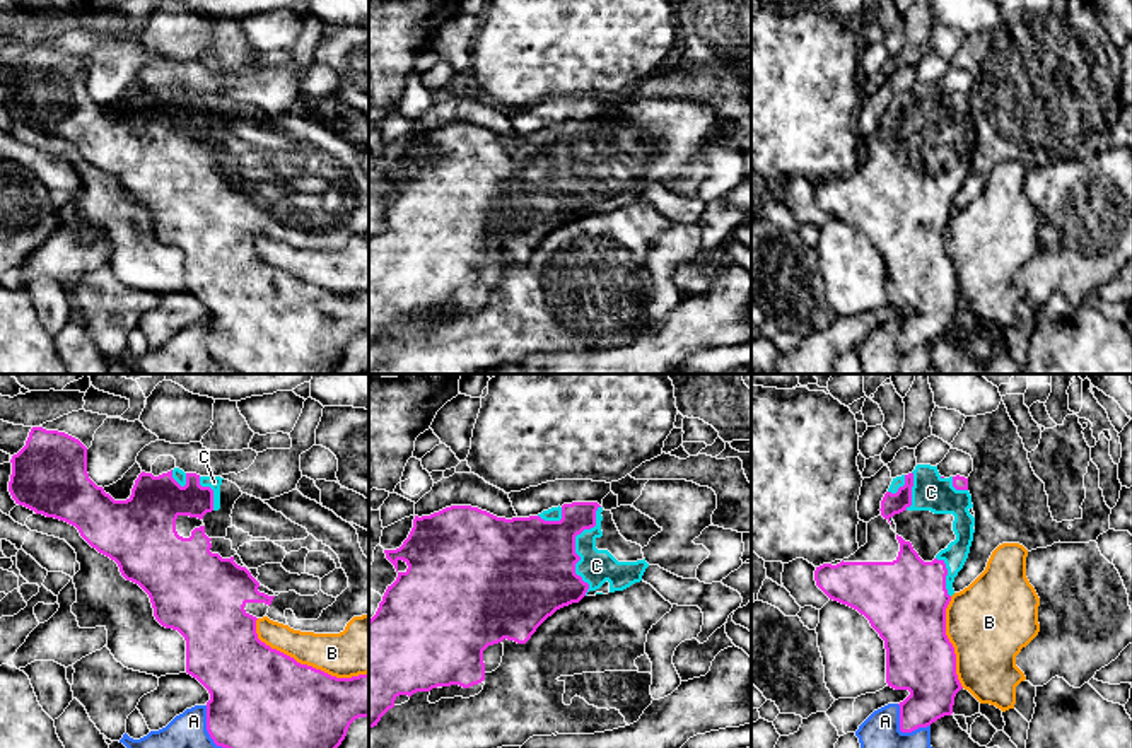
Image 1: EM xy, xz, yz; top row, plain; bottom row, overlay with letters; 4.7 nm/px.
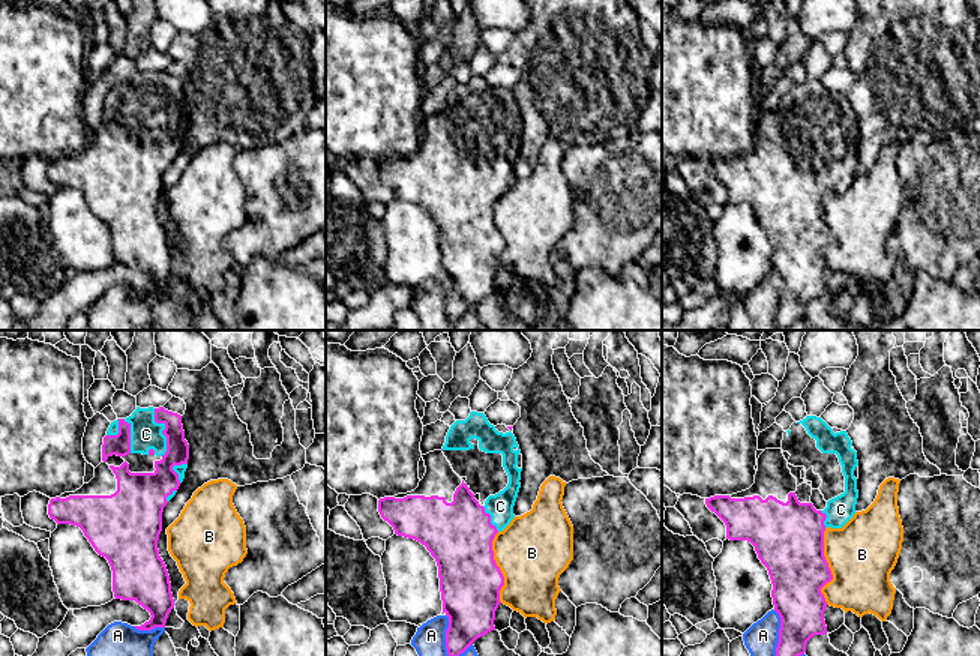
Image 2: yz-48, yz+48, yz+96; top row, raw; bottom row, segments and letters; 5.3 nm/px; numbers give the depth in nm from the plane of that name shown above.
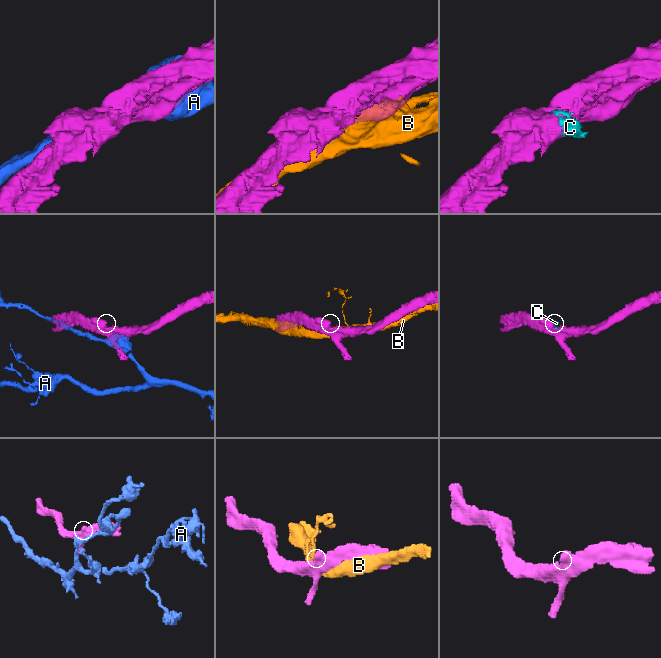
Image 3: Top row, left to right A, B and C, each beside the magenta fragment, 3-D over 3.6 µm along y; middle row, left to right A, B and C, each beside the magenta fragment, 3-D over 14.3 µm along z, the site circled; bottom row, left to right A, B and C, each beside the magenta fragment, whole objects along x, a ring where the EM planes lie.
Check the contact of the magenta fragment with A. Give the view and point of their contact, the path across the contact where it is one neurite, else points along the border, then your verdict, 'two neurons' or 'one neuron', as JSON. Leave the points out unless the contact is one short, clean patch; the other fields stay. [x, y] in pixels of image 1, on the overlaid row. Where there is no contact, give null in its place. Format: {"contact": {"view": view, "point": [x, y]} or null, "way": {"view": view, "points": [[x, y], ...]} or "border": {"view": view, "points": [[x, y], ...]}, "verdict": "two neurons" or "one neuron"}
{"contact": {"view": "yz", "point": [902, 731]}, "verdict": "two neurons"}

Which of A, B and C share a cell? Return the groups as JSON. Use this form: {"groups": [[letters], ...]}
{"groups": [["A"], ["B"], ["C"]]}

